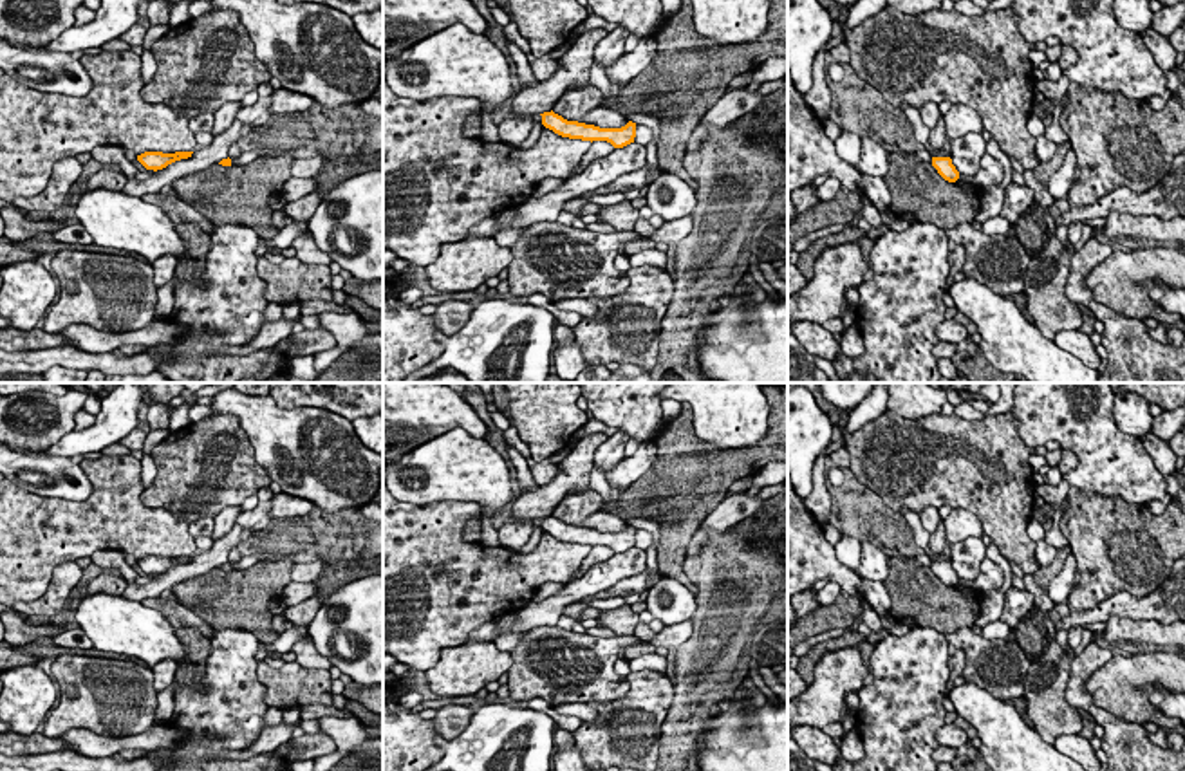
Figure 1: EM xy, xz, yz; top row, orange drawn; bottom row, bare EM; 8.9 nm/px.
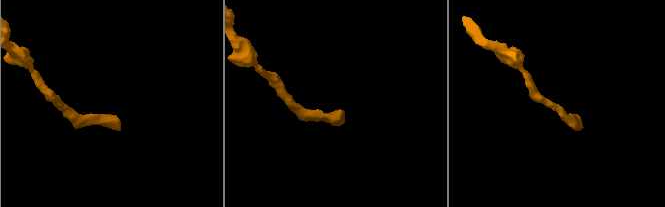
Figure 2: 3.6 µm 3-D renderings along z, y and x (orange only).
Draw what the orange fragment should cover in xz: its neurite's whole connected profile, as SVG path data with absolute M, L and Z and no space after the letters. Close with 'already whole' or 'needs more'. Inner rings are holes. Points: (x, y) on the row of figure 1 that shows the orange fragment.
M544 112L542 125L555 134L569 139L582 139L582 141L607 141L614 148L623 148L634 143L636 137L636 123L629 121L621 128L600 128L594 125L585 125L578 121L567 121L562 116L551 112Z; already whole

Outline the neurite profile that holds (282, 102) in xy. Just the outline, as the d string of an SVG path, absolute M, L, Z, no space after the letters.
M276 88L271 94L271 108L269 114L294 114L305 112L316 101L305 94L298 94L287 88Z

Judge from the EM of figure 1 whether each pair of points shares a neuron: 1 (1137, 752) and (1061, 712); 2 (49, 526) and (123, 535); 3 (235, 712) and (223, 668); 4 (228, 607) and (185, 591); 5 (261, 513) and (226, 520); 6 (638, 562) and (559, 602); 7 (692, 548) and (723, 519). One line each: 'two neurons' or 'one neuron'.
1: two neurons
2: one neuron
3: one neuron
4: one neuron
5: two neurons
6: one neuron
7: one neuron

